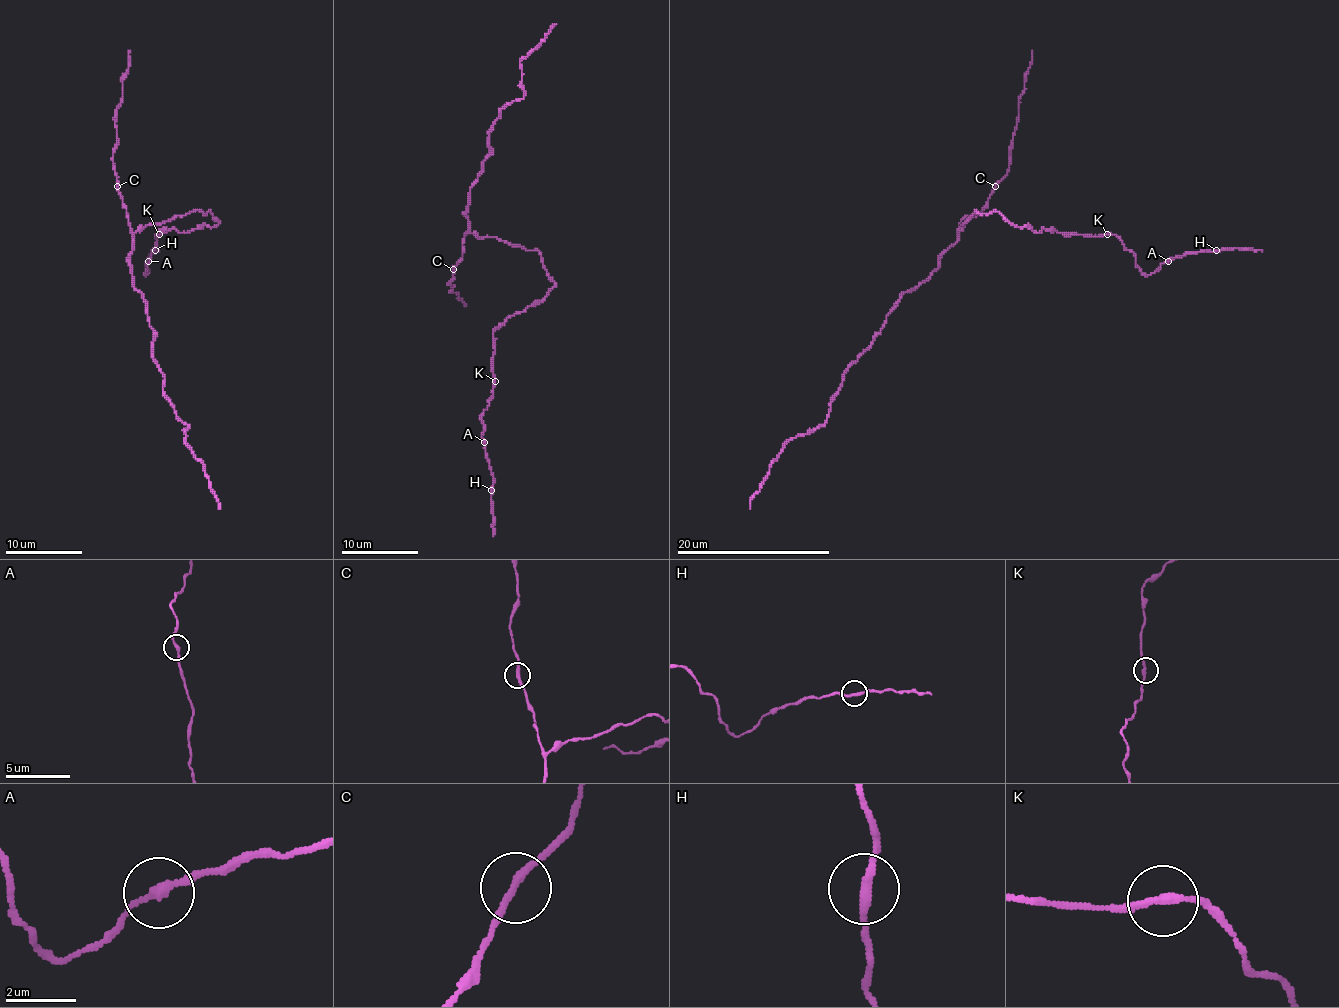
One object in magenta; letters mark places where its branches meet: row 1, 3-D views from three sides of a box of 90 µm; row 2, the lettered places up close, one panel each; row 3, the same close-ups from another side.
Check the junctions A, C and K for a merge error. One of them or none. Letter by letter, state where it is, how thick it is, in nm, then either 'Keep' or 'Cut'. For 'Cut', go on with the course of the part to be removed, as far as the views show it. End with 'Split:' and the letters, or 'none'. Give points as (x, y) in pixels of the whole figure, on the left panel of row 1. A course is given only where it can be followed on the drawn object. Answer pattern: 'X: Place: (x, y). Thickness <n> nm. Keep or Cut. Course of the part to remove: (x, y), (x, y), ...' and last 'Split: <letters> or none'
A: Place: (148, 261). Thickness 220 nm. Cut. Course of the part to remove: (147, 261), (157, 248), (157, 252)
C: Place: (117, 186). Thickness 200 nm. Keep
K: Place: (159, 234). Thickness 200 nm. Keep
Split: A

